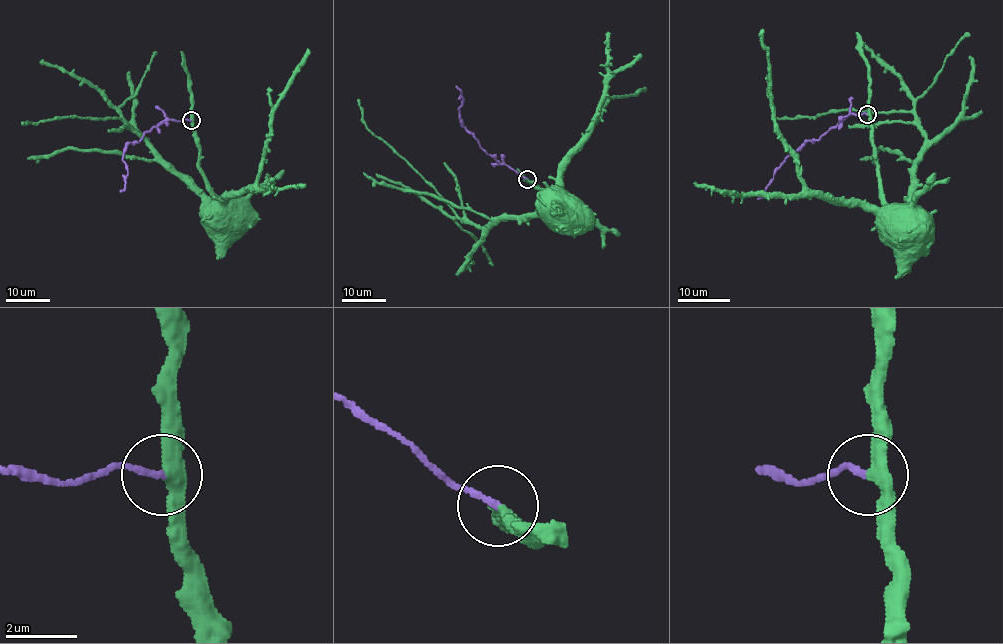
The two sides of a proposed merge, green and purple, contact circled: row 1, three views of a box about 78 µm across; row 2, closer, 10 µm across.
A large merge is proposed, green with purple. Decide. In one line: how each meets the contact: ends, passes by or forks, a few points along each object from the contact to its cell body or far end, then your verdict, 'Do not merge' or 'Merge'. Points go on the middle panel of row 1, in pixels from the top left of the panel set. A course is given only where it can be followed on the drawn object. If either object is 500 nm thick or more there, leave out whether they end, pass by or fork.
At the ring green passes by. At the ring purple ends. Course of green: (526, 179), (551, 195), (542, 207), (504, 215), (481, 227), (465, 223), (365, 126), (358, 100). Course of purple: (526, 179), (499, 163), (462, 125), (458, 109), (464, 100), (456, 86). Do not merge

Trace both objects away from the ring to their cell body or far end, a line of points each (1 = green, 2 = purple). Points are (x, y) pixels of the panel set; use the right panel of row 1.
1: (868, 114), (879, 192), (902, 209), (925, 140), (911, 112), (774, 116)
2: (868, 114), (849, 114), (818, 140), (807, 140), (785, 159), (758, 199)

